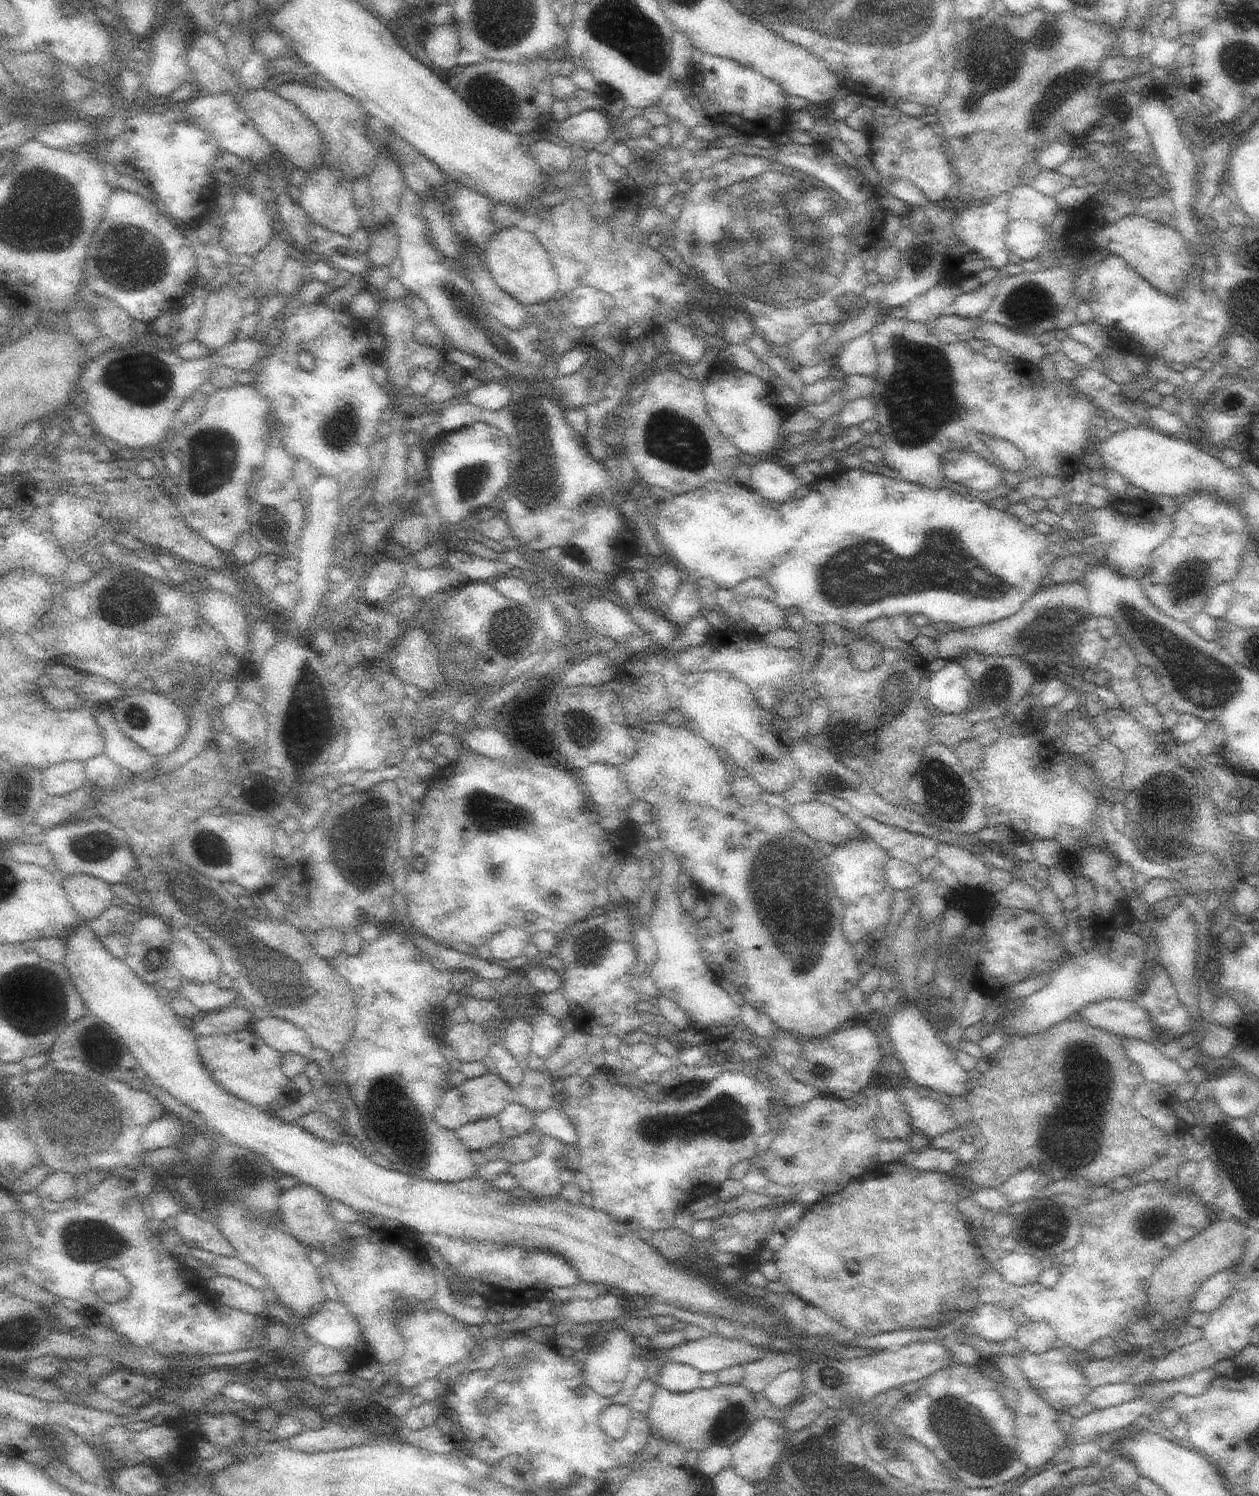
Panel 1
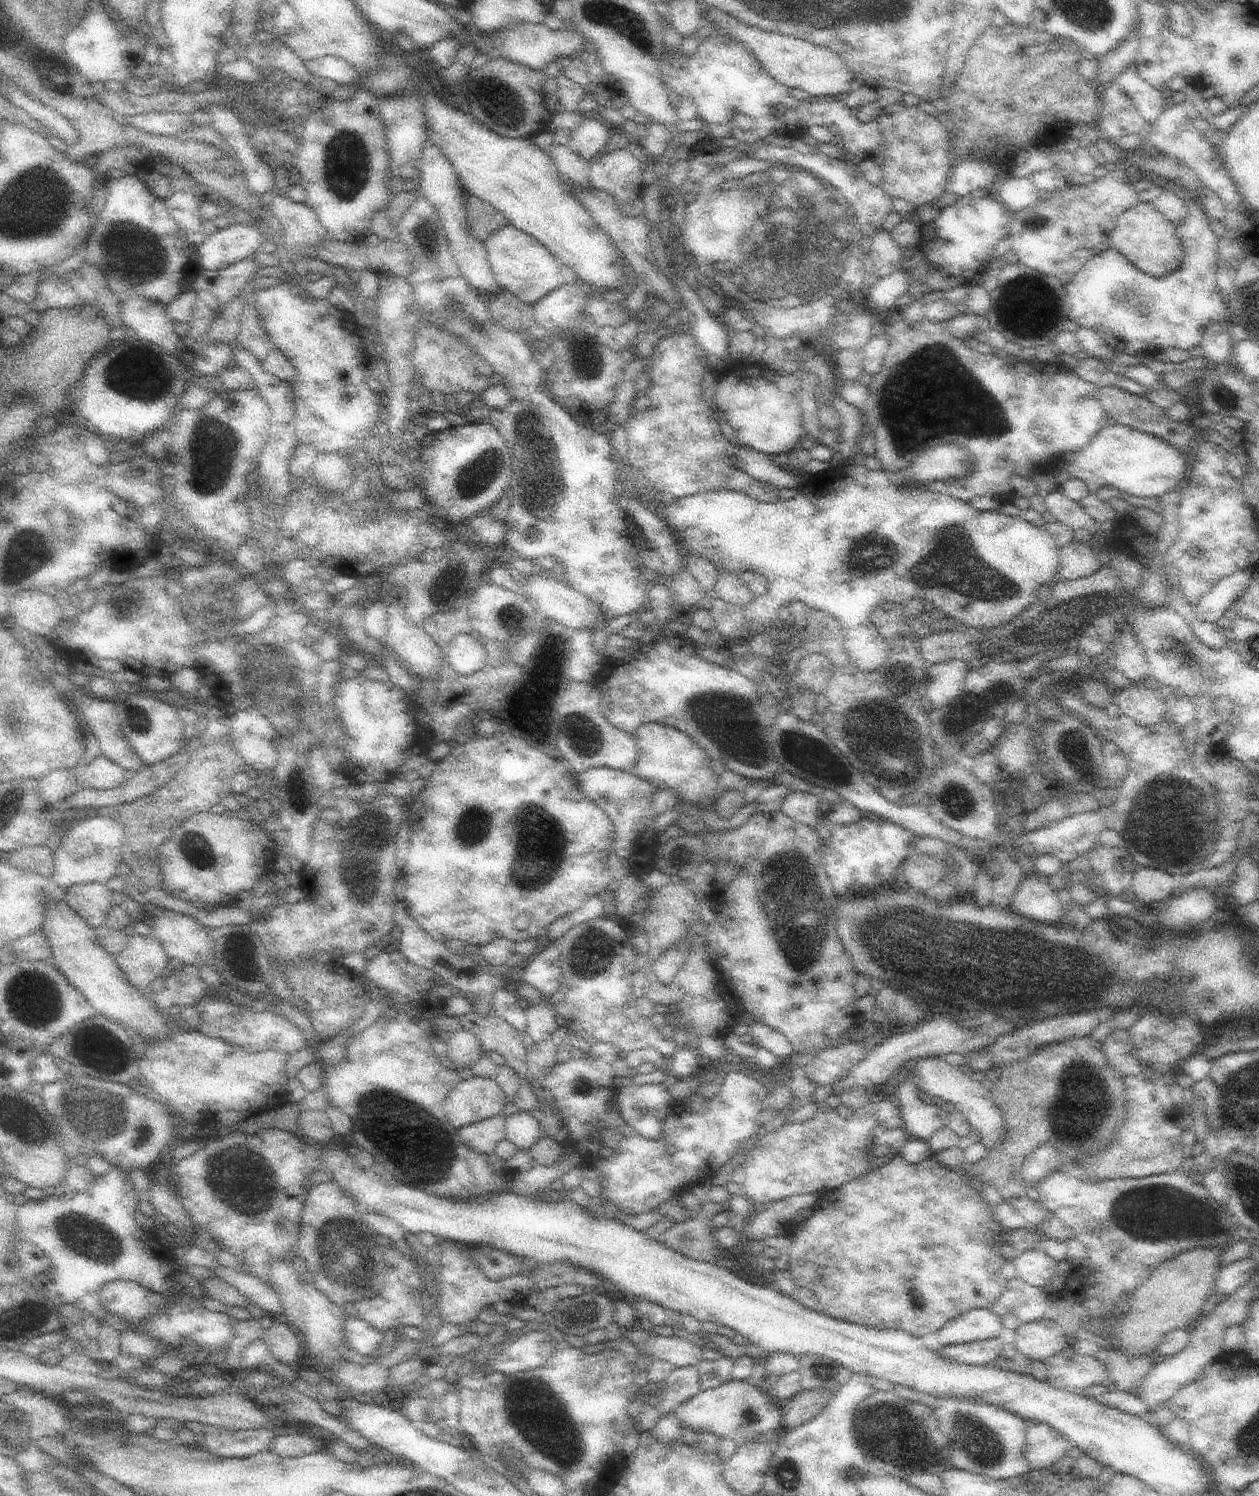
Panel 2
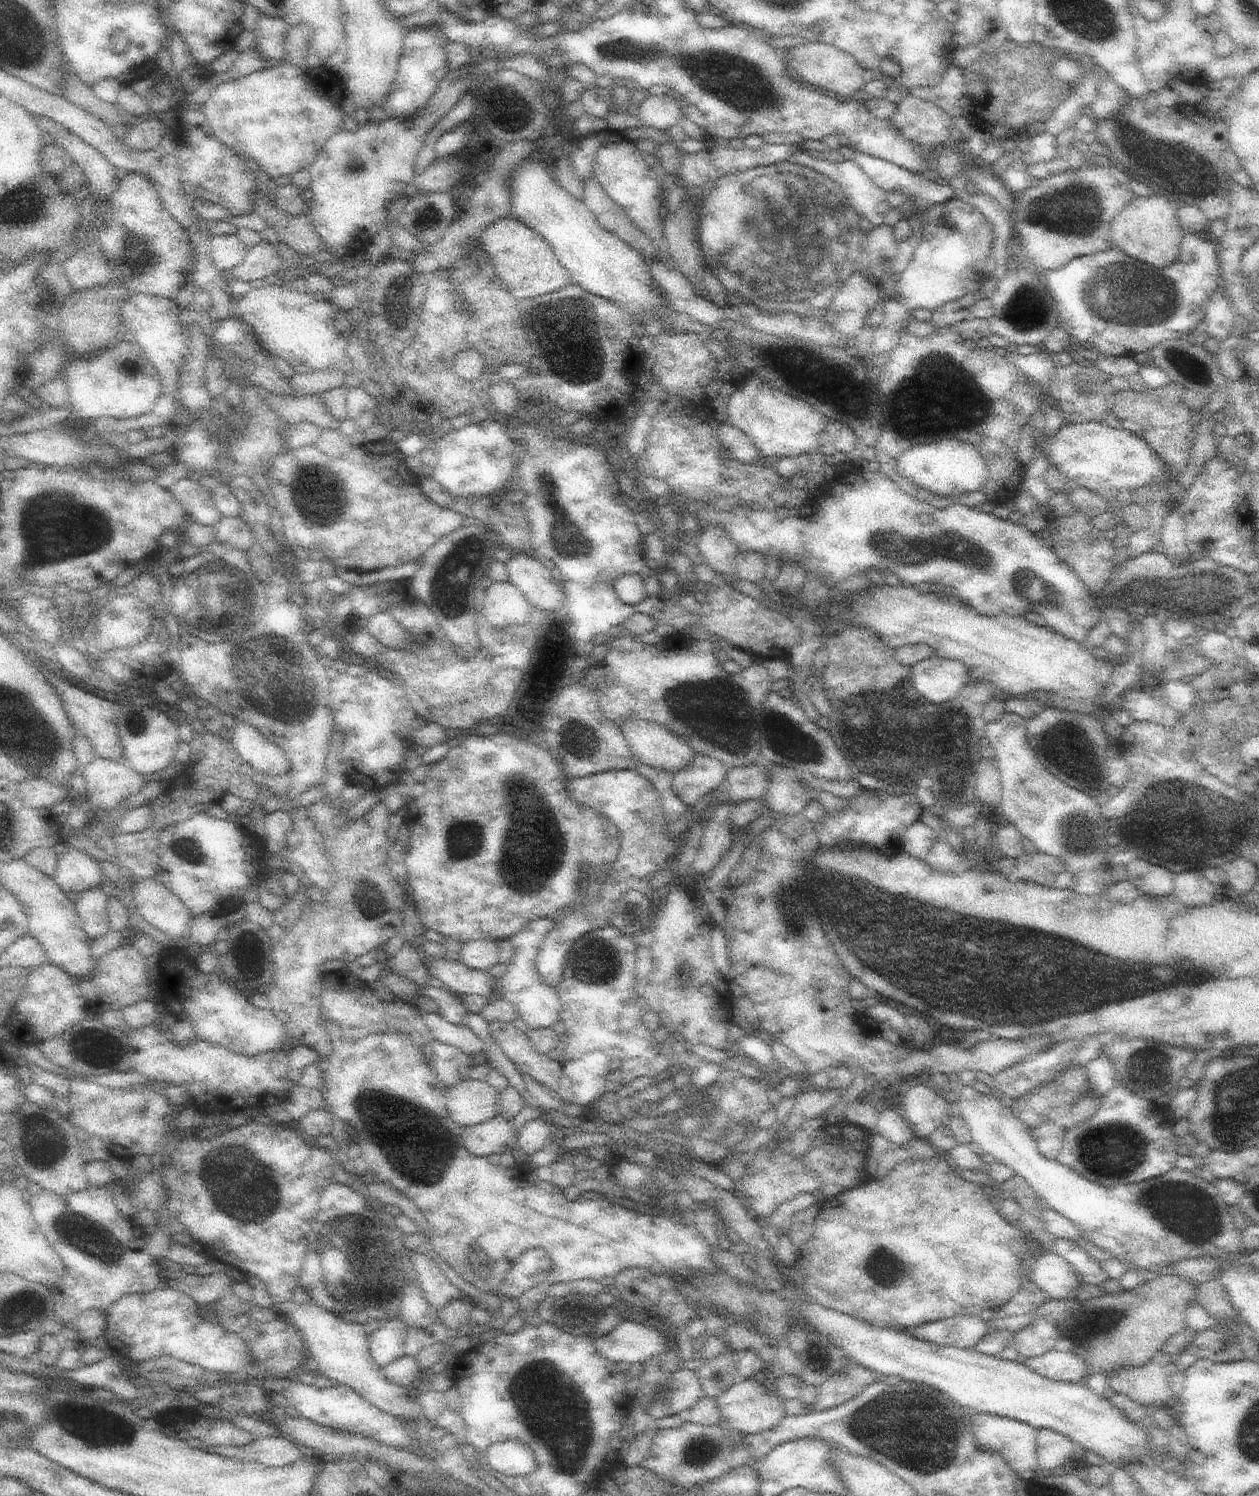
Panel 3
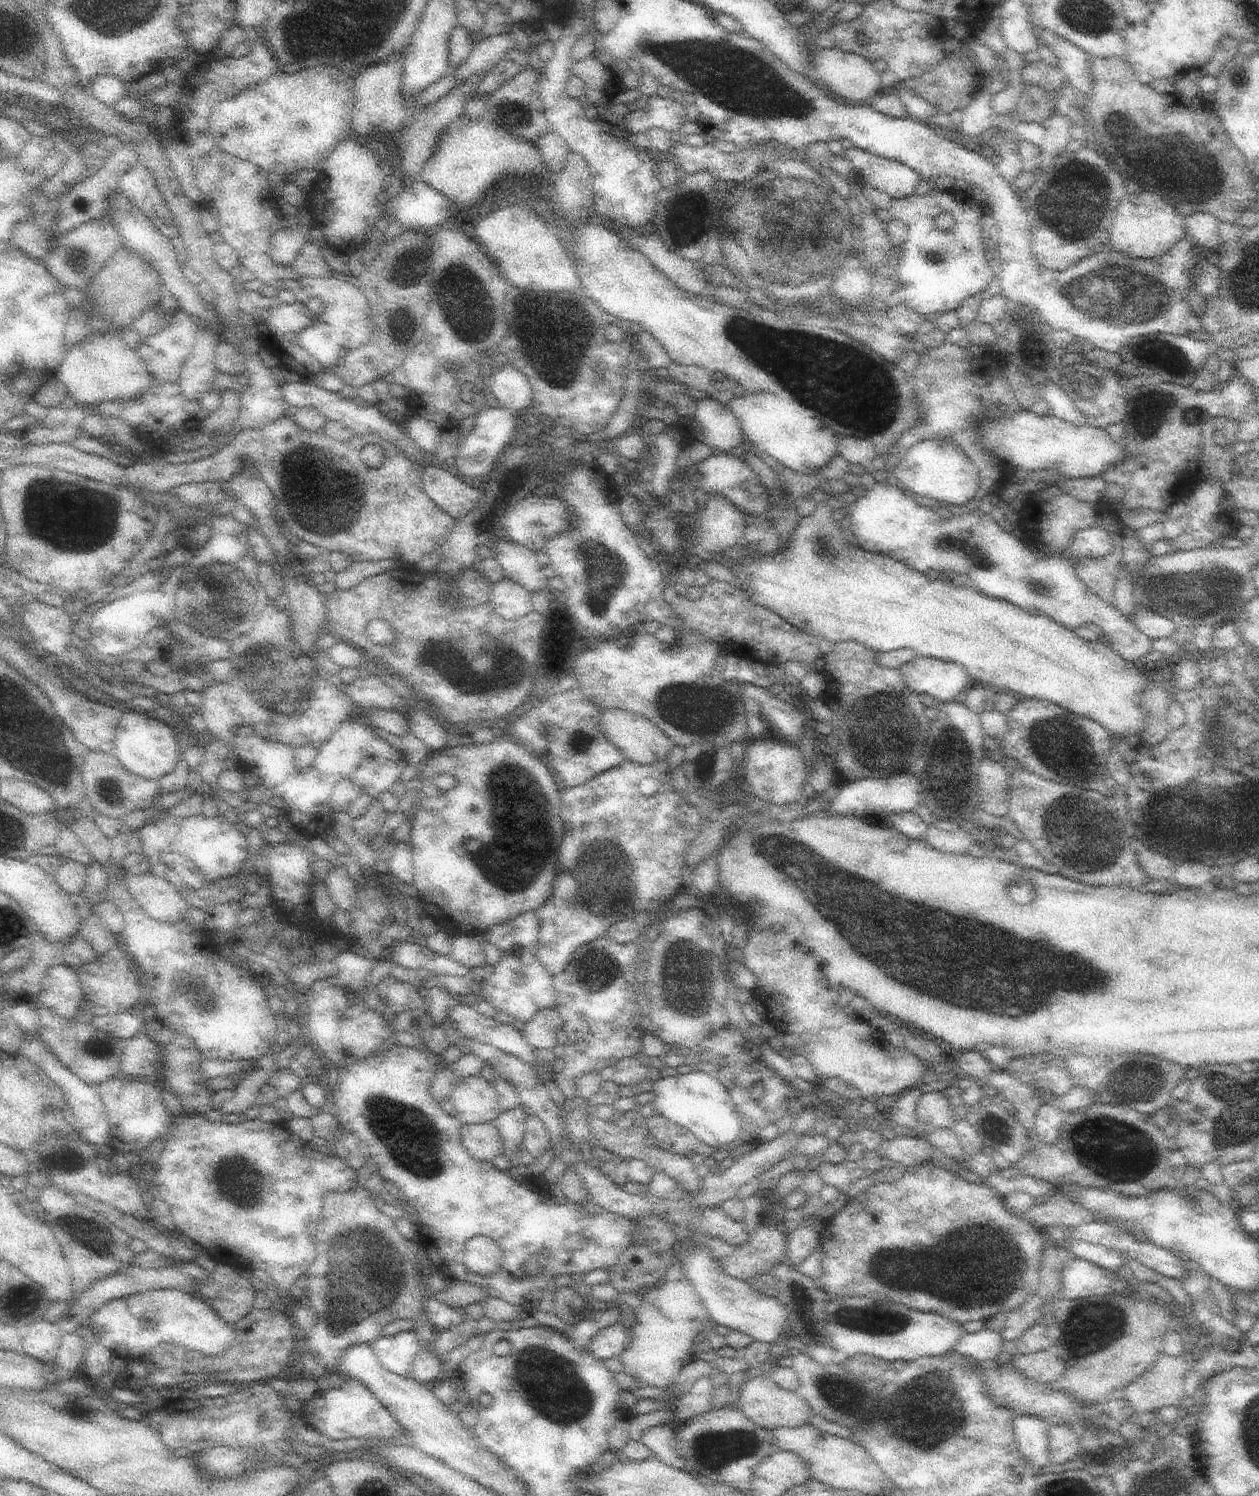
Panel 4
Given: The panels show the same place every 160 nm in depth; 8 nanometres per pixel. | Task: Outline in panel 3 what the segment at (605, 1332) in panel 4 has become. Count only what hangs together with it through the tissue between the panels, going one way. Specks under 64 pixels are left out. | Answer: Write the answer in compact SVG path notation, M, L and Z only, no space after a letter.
M622 1321L616 1327L613 1328L606 1335L597 1335L594 1339L596 1348L608 1359L615 1363L640 1362L644 1364L650 1357L660 1354L665 1351L668 1345L674 1343L668 1343L665 1336L660 1331L647 1327L646 1325L637 1321Z

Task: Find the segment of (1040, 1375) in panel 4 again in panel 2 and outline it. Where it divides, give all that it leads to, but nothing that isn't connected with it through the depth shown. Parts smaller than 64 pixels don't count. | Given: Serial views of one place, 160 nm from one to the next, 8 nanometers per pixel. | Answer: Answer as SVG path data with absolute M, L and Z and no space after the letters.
M1072 1344L1064 1347L1058 1354L1051 1356L1043 1365L1043 1371L1047 1376L1073 1391L1083 1391L1086 1387L1096 1384L1104 1384L1107 1377L1106 1367L1093 1356L1079 1355Z

